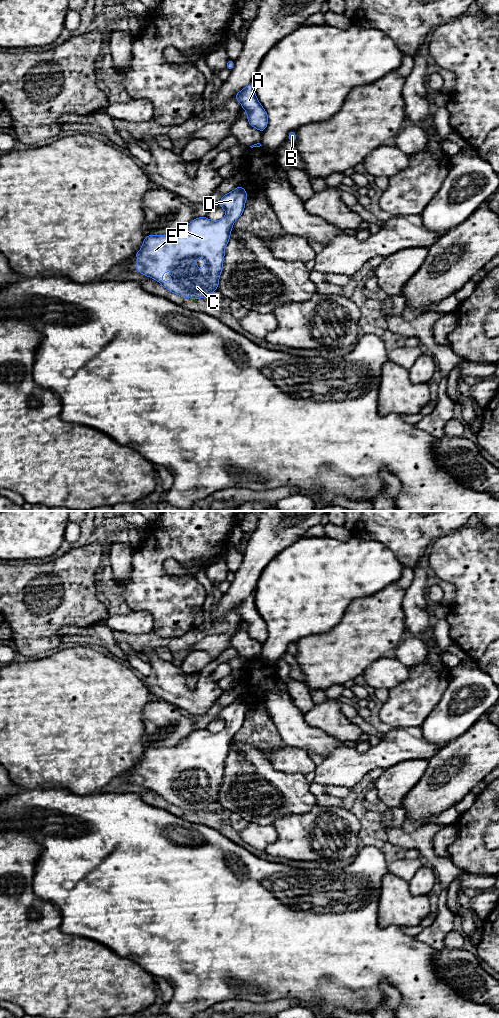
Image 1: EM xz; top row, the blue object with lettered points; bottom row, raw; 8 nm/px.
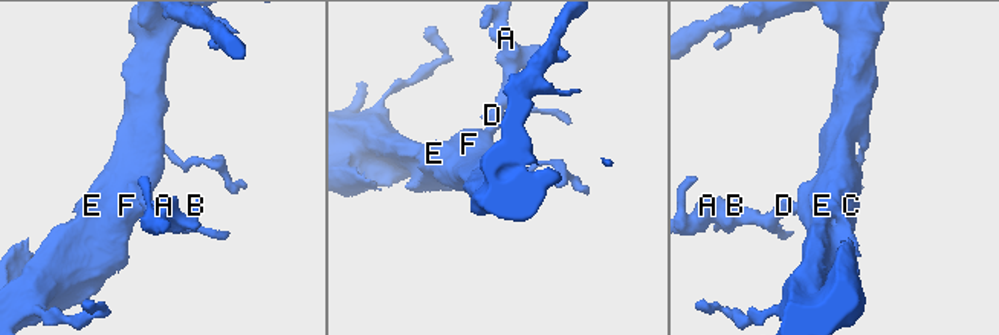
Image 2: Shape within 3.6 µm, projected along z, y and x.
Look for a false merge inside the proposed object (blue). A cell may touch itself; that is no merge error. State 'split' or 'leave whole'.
leave whole

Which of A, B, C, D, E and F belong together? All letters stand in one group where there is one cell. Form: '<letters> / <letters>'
A B C D E F

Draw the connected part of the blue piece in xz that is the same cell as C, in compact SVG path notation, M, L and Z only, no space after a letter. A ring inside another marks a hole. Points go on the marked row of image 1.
M242 186L222 196L219 207L226 212L224 218L212 221L207 217L198 217L188 223L182 230L172 235L146 235L141 249L134 255L139 259L135 270L156 280L168 291L184 298L206 298L218 289L225 248L230 240L235 221L243 214L247 192ZM196 258L205 260L202 270L198 269ZM171 270L171 280L161 281L162 276Z

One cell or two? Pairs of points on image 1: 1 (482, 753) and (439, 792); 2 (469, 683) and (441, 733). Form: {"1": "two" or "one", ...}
{"1": "one", "2": "one"}

